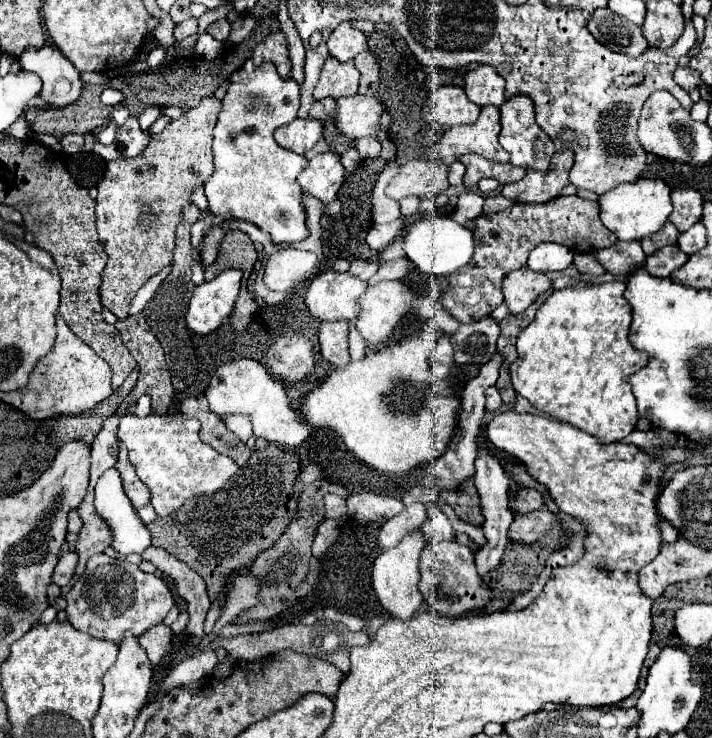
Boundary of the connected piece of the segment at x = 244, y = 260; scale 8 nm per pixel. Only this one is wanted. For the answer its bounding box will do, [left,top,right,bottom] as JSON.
[208,232,258,280]

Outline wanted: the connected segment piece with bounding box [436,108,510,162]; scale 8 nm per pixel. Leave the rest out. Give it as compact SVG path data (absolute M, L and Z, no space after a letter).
M482 108L478 120L470 126L454 126L444 132L436 150L440 158L464 156L464 154L480 154L494 162L508 162L508 152L498 144L500 134L500 110L498 108Z

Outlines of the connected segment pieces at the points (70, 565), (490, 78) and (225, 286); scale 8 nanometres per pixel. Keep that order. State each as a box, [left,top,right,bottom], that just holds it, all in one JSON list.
[[52,552,78,586],[464,66,504,106],[186,270,242,334]]

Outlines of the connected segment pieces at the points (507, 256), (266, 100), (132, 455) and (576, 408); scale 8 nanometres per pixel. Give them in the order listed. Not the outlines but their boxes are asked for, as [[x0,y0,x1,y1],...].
[[440,196,618,324],[204,62,308,244],[118,413,238,516],[509,282,648,444]]

